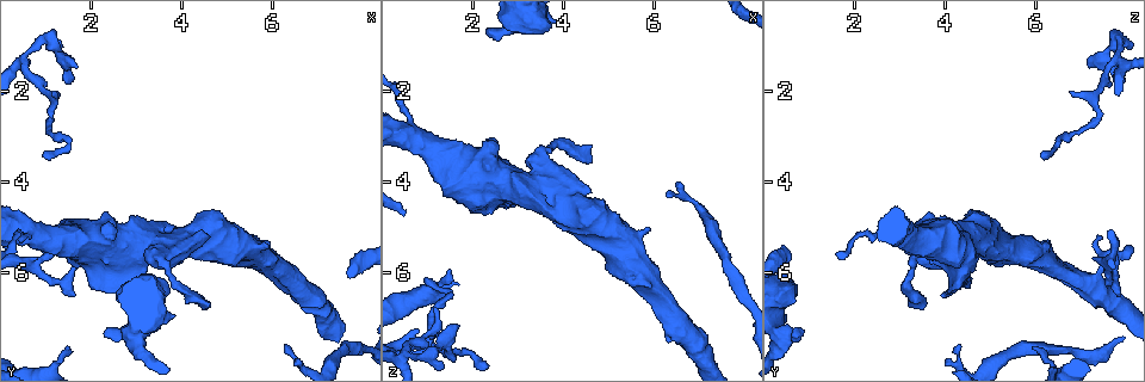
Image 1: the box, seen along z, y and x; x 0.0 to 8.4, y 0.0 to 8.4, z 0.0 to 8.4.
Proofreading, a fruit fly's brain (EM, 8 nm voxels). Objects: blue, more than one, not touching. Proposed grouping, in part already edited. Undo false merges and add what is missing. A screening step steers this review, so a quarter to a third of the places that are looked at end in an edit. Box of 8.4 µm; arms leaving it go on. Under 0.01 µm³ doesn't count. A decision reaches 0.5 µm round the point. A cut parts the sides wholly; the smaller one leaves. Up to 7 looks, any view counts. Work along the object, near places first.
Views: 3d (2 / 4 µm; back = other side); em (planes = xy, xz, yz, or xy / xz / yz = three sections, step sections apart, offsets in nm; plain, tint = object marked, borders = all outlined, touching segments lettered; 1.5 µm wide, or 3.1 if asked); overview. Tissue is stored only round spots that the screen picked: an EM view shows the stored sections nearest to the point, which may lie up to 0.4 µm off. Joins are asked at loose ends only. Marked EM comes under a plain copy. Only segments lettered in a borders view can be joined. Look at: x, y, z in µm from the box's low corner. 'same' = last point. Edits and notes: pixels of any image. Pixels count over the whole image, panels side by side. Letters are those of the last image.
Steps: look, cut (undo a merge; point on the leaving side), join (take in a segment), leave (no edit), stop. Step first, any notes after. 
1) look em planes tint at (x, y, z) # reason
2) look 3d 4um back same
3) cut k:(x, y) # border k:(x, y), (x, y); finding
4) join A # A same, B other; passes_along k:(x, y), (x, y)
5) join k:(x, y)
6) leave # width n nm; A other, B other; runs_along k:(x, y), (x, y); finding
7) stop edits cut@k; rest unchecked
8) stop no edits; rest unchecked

look 3d 4um at (2.35, 7.40, 0.65) # thick end

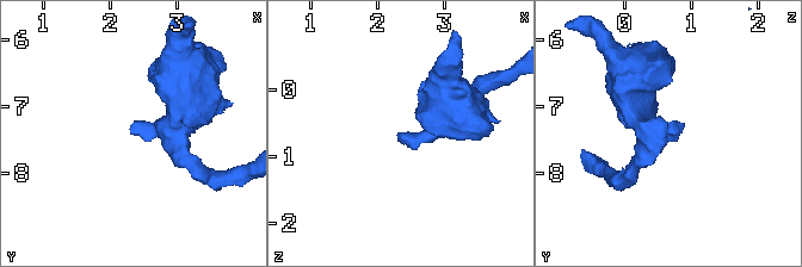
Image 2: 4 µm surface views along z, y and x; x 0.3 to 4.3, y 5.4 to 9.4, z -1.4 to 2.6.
look em yz step 8 borders at (2.30, 7.40, 0.65)

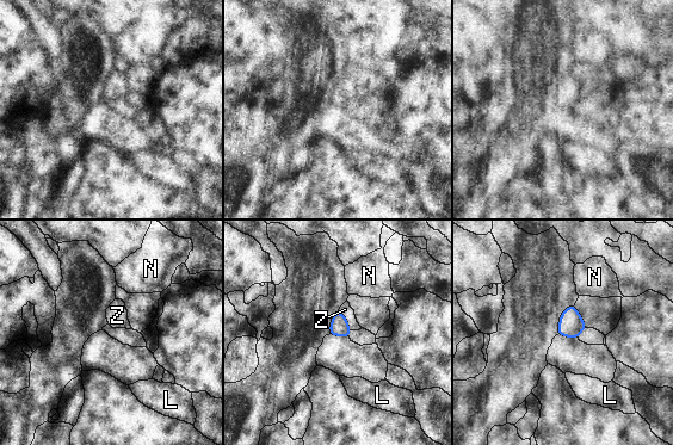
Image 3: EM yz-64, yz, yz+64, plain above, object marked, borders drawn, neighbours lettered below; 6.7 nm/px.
join Z # L other, N other, Z same; it goes on there

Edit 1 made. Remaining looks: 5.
look overview # redraw

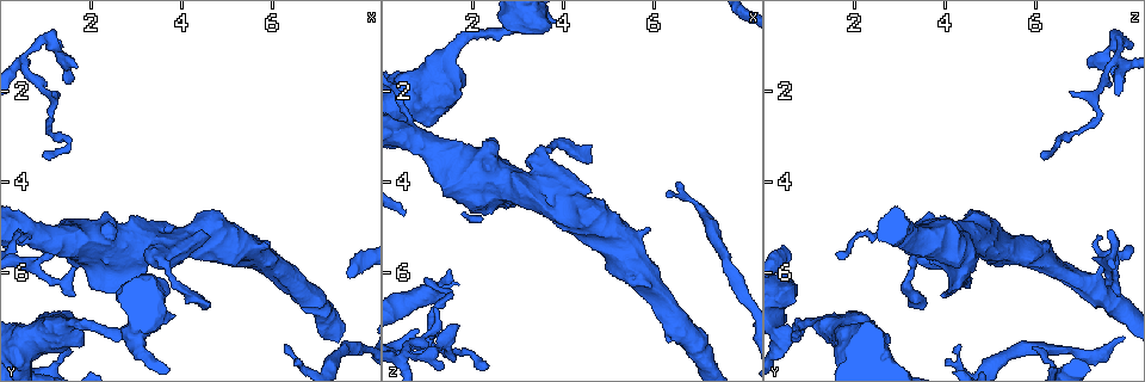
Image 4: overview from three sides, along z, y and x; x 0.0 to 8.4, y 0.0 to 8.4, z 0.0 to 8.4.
look 3d 4um at (0.95, 3.40, 6.10) # branch stops here

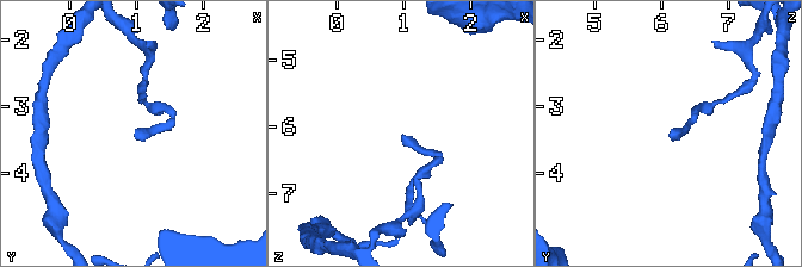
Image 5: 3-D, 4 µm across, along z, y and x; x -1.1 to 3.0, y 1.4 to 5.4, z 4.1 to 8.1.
look em planes borders at (0.95, 3.40, 6.15) # now the EM

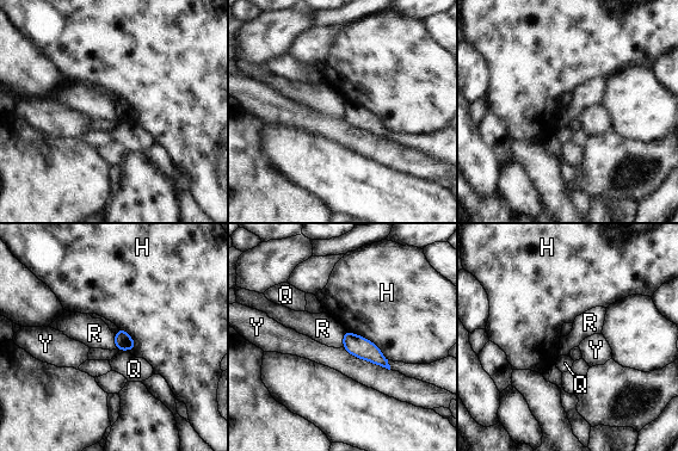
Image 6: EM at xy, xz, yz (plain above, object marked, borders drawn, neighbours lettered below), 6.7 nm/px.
leave # width 120 nm; H other, Q other, R other, Y other; border 6:(345, 331), (341, 338), (341, 346); no lettered segment goes on from it

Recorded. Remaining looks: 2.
look em planes borders at (0.55, 1.35, 7.75)

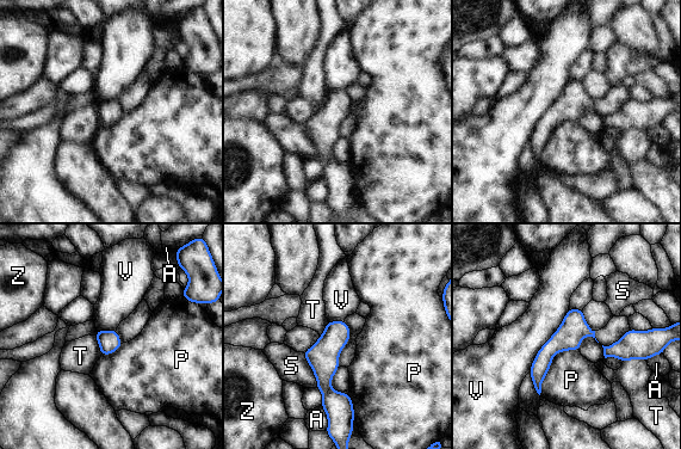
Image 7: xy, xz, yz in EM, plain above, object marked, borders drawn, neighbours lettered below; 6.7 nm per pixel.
leave # width 150 nm; A other, P other, S other, T other, V other, Z other; continuous, no second neuron

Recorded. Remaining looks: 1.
stop edits join@3; rest unchecked

